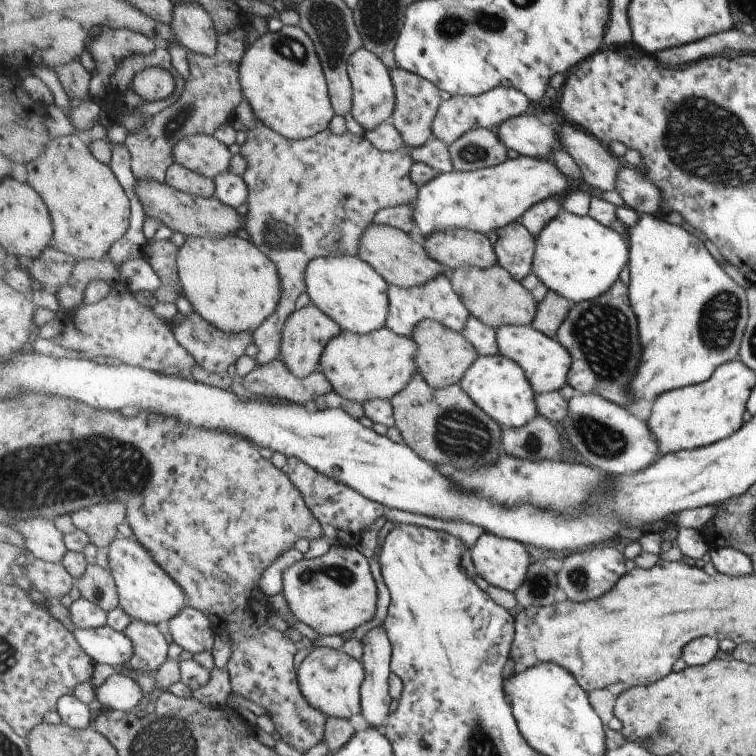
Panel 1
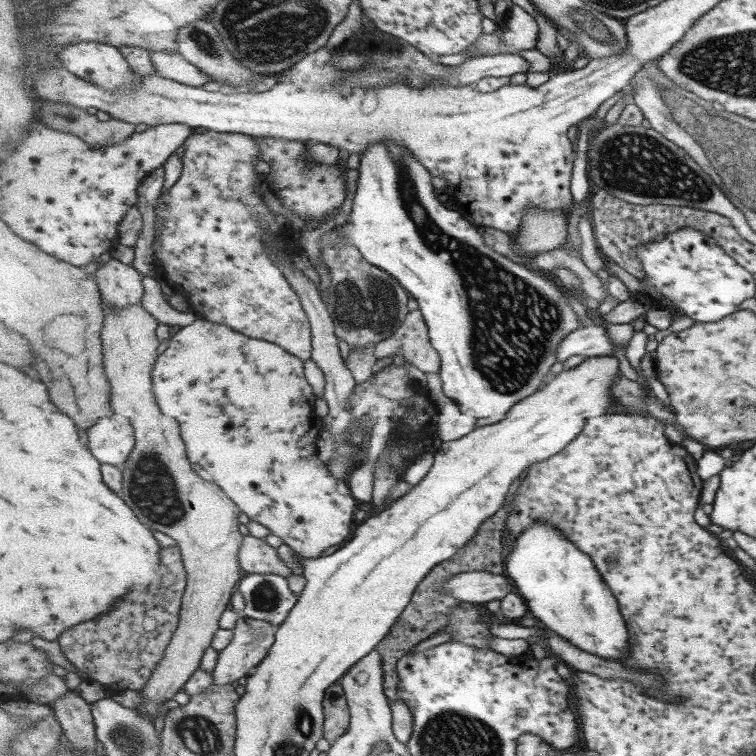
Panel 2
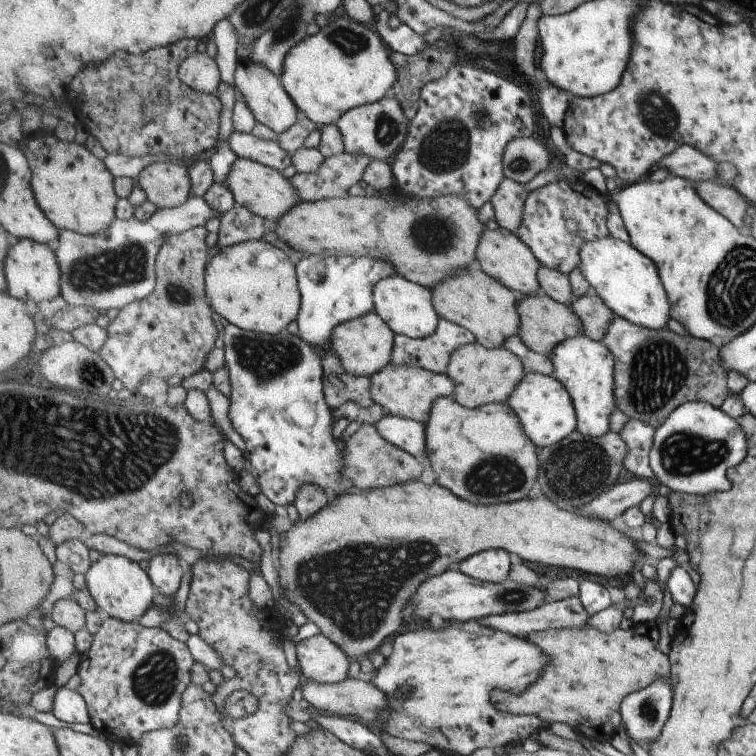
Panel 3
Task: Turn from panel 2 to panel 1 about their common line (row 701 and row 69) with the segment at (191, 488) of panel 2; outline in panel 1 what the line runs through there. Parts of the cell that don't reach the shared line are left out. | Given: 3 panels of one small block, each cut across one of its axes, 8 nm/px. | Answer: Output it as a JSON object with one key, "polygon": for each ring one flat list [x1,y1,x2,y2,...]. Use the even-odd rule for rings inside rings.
{"polygon":[[147,67,135,74,130,86,143,102,165,100,173,96,177,88,177,78,167,68]]}

